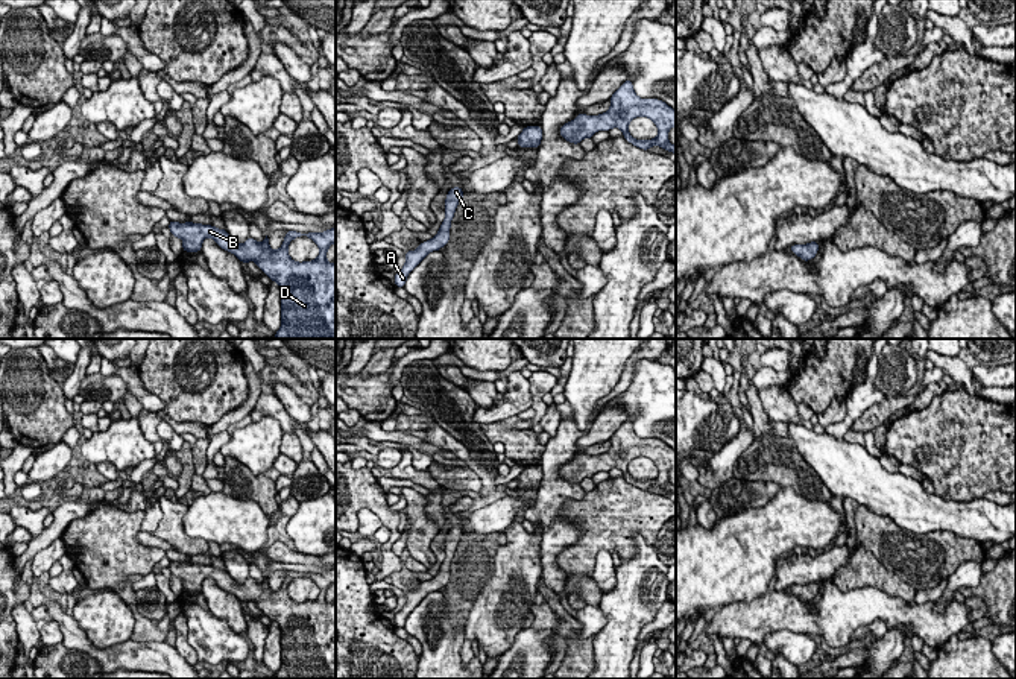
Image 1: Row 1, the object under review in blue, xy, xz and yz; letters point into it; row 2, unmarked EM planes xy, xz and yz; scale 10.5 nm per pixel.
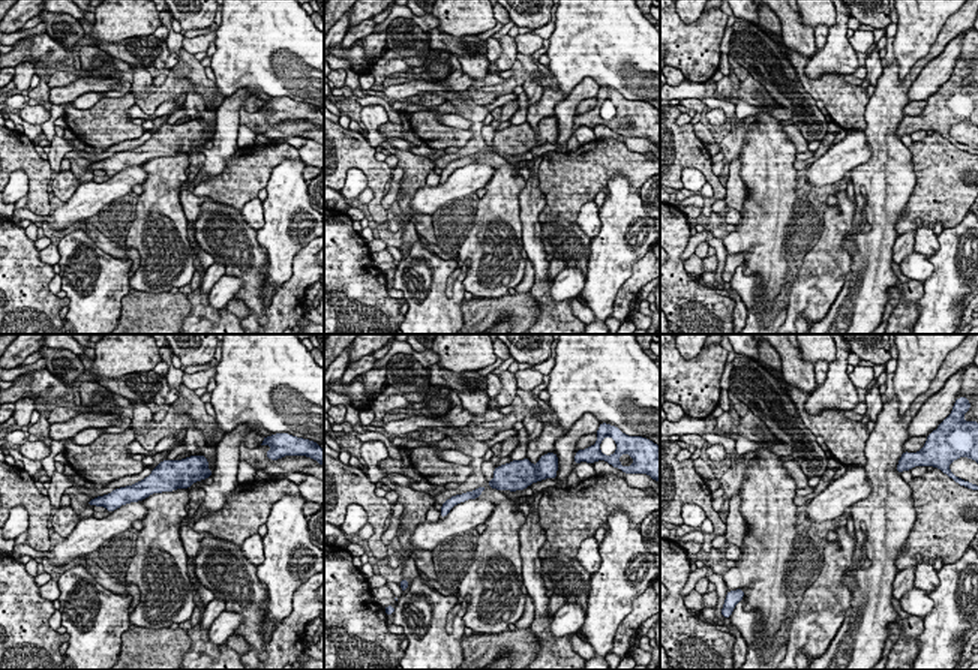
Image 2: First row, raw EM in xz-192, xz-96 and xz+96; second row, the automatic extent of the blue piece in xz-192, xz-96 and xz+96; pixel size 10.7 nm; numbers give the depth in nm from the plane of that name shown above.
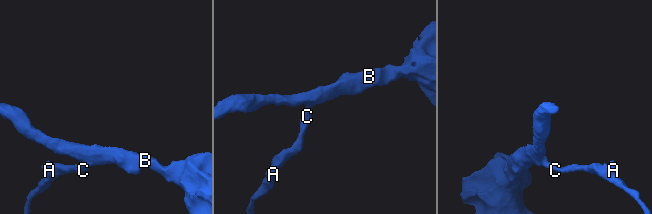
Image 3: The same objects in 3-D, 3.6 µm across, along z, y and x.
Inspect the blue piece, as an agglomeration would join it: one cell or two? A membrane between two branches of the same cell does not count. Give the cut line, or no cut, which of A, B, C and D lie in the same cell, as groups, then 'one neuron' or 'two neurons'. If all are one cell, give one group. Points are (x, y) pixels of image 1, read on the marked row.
no cut | A B C D | one neuron

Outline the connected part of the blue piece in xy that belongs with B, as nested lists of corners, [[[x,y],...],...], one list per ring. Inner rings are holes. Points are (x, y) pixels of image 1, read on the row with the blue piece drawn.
[[[170,220],[169,229],[172,235],[184,242],[182,251],[185,252],[200,252],[204,240],[211,237],[219,248],[234,254],[241,263],[254,261],[270,281],[278,283],[281,289],[281,327],[273,339],[336,339],[336,263],[327,260],[328,248],[336,243],[336,228],[307,234],[287,231],[276,251],[269,246],[267,235],[261,243],[249,237],[240,245],[226,229],[190,220],[185,223]],[[296,237],[308,237],[317,245],[320,252],[316,260],[298,263],[290,258],[289,243]]]

